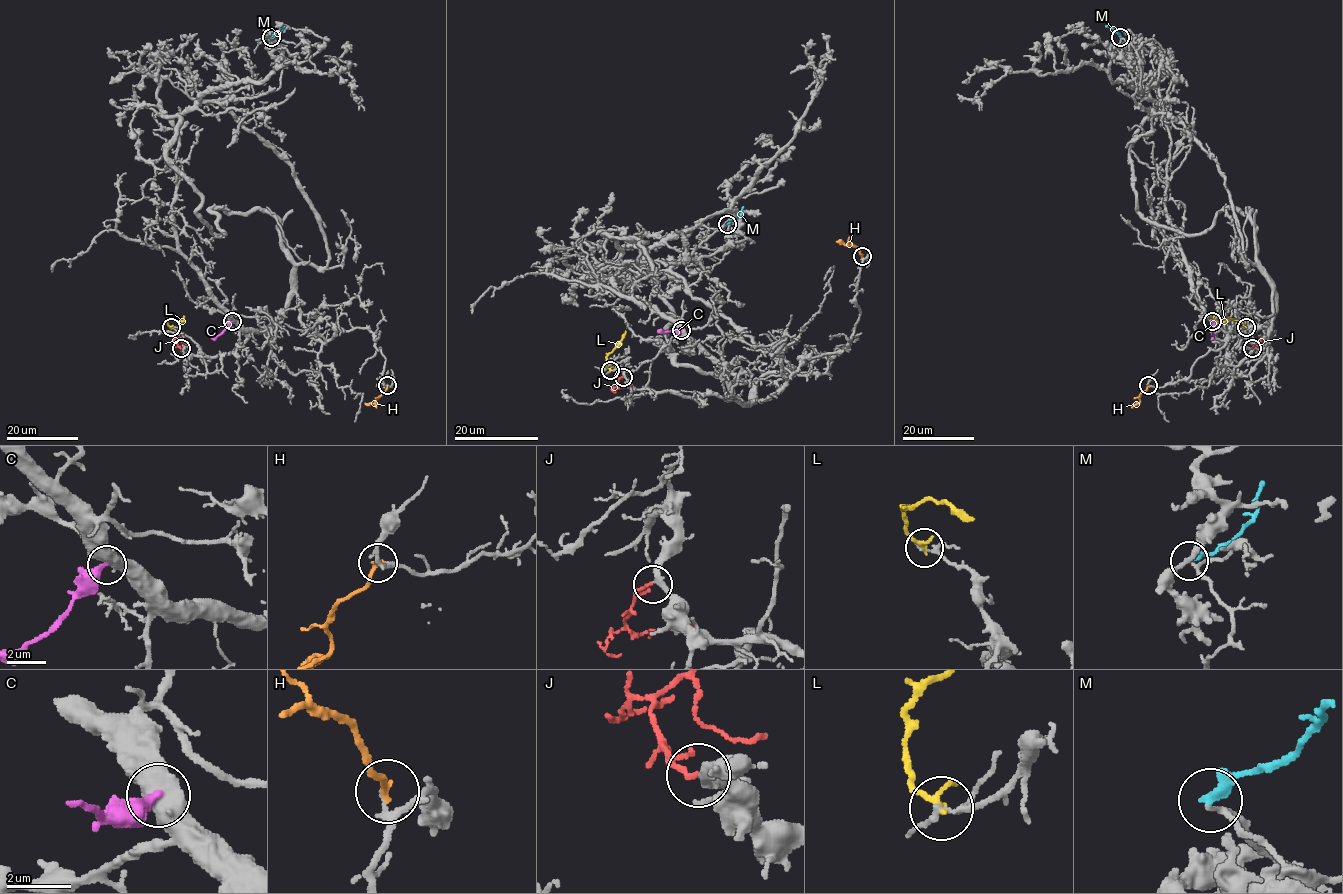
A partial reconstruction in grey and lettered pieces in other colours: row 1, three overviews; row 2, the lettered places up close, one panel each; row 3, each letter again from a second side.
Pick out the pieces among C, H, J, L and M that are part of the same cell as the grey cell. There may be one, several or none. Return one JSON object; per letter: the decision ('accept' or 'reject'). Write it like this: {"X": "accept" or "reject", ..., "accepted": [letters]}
{"C": "reject", "H": "reject", "J": "accept", "L": "reject", "M": "reject", "accepted": ["J"]}

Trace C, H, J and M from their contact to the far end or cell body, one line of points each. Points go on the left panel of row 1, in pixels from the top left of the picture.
C: (232, 321), (211, 338)
H: (387, 386), (374, 403), (365, 405)
J: (181, 348), (177, 343), (178, 338), (189, 343)
M: (271, 37), (285, 25)

